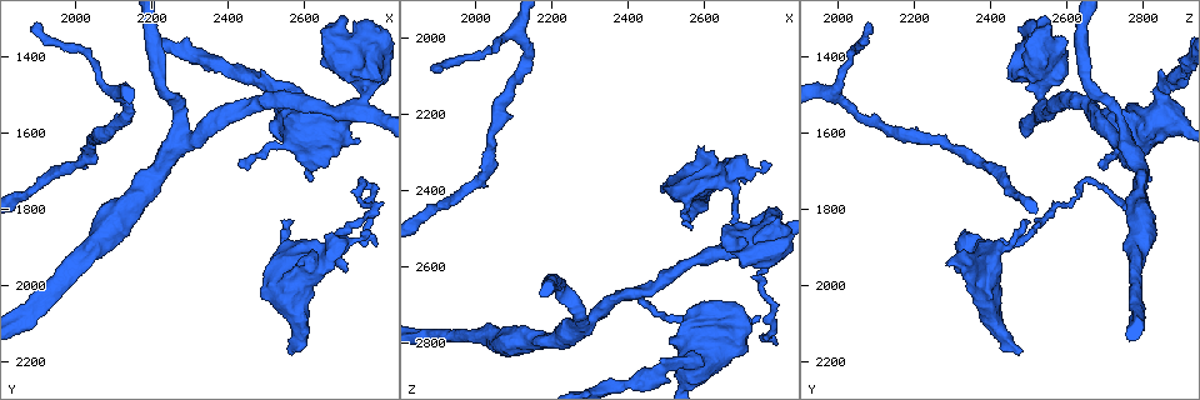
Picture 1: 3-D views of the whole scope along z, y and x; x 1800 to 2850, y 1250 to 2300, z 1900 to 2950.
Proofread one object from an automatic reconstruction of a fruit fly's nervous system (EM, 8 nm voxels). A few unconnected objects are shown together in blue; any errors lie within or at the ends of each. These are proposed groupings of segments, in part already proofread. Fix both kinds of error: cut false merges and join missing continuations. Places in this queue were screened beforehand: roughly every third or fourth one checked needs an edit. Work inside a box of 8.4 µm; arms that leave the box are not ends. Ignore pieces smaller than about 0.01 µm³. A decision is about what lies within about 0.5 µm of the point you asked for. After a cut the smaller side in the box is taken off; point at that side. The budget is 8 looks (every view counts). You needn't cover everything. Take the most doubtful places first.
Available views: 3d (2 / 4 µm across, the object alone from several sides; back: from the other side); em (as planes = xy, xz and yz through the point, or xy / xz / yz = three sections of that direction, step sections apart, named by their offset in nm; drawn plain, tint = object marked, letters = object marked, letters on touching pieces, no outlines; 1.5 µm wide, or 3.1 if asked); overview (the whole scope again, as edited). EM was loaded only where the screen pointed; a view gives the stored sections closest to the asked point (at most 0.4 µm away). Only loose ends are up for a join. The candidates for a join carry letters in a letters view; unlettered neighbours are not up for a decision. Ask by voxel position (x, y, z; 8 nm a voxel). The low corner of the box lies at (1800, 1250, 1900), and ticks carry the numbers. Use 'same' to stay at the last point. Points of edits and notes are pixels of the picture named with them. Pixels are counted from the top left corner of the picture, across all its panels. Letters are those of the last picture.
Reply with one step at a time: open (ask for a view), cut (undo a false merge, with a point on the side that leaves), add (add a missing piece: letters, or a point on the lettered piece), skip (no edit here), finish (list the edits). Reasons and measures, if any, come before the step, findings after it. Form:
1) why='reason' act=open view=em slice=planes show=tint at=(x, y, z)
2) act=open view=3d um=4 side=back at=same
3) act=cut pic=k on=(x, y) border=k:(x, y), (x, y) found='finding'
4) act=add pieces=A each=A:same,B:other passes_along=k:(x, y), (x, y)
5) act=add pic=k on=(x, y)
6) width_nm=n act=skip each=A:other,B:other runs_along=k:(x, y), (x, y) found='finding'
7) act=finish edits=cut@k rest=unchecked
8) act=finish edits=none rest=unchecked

why='an open end' act=open view=3d um=4 at=(2595, 1940, 2290)

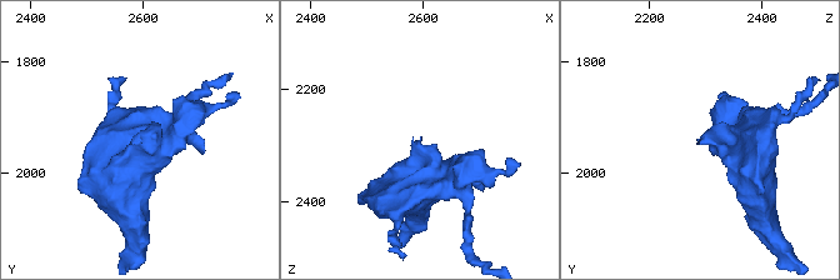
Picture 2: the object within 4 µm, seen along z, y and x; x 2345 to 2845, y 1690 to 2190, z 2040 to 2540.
why='now the EM' act=open view=em slice=xz step=4 show=tint at=(2595, 1940, 2290)

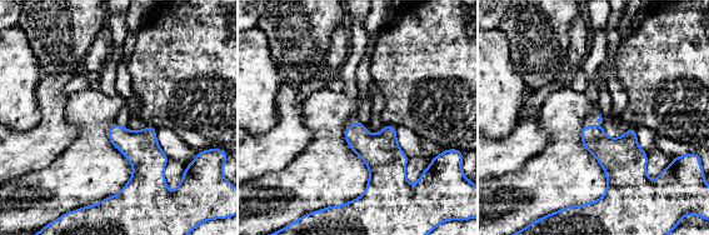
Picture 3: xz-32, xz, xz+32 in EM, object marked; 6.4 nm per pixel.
act=open view=em slice=xy step=8 show=letters at=same

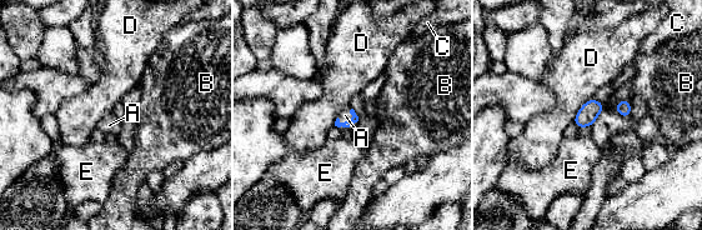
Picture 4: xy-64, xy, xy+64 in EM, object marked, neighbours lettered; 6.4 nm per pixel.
act=add pieces=A each=A:same,B:other,C:other,D:other,E:other passes_along=4:(355, 118), (350, 119), (345, 115) found='the cell continues'

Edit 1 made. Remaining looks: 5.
why='redraw' act=open view=overview

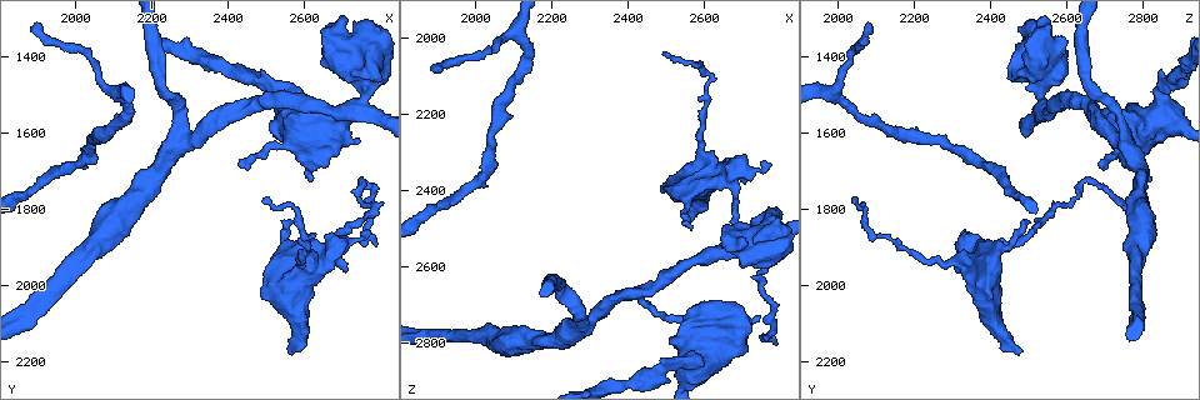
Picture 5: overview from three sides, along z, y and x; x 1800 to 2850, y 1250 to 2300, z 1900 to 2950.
why='branch stops here' act=open view=em slice=planes show=letters at=(2575, 1835, 2495)

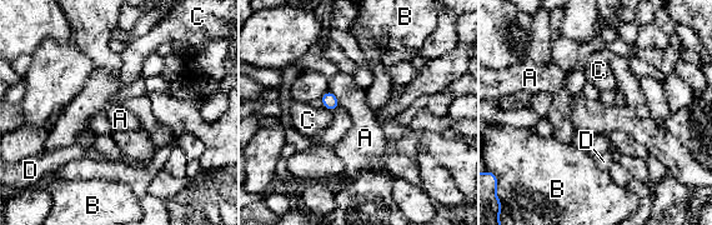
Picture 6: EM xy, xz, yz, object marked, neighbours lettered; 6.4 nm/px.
longest_contact=A:130nm act=skip each=A:other,B:other,C:other,D:other border=6:(329, 89), (340, 104) found='no lettered piece goes on from it'

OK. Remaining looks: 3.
why='branch stops here' act=open view=em slice=xz step=8 show=letters at=(2435, 1685, 2690)

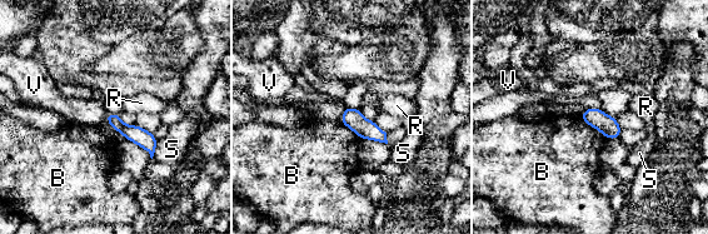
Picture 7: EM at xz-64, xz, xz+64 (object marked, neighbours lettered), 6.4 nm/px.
act=open view=em slice=planes show=letters at=same

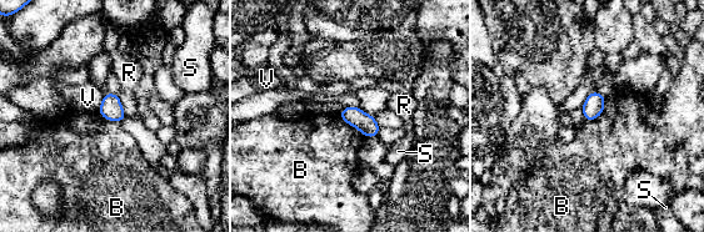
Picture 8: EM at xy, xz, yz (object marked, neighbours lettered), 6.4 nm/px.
longest_contact=B:220nm act=skip each=B:other,R:other,S:other,V:other border=8:(607, 97), (603, 111), (585, 121) found='no lettered piece goes on from it'

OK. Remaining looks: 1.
act=finish edits=add@4 rest=unchecked

